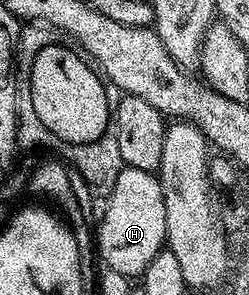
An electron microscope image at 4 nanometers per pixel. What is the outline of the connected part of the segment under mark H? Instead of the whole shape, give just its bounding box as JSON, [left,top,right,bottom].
[95,166,167,277]

